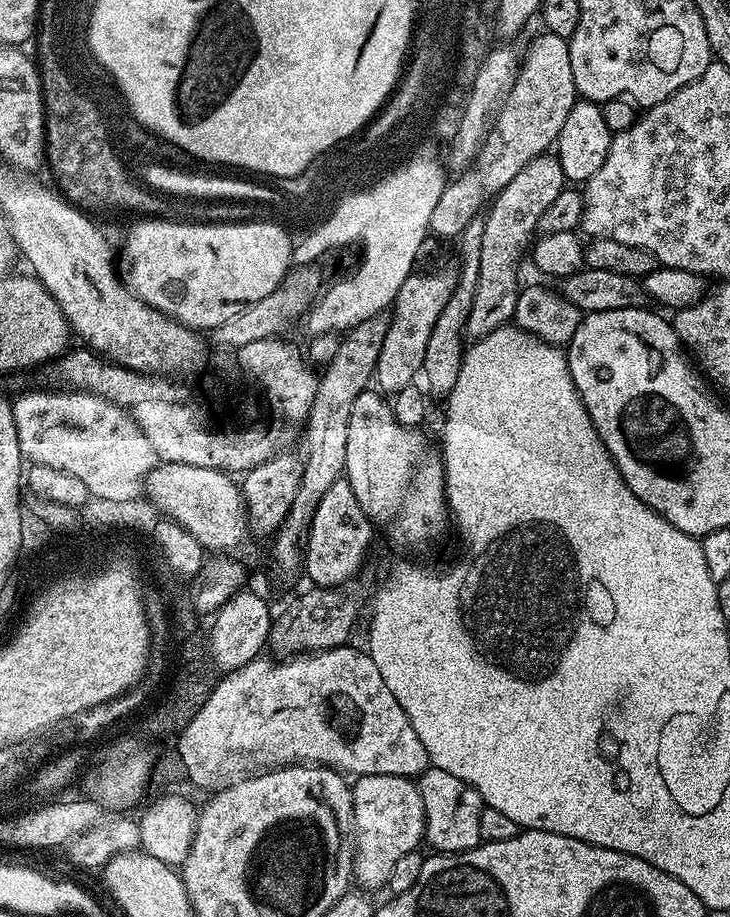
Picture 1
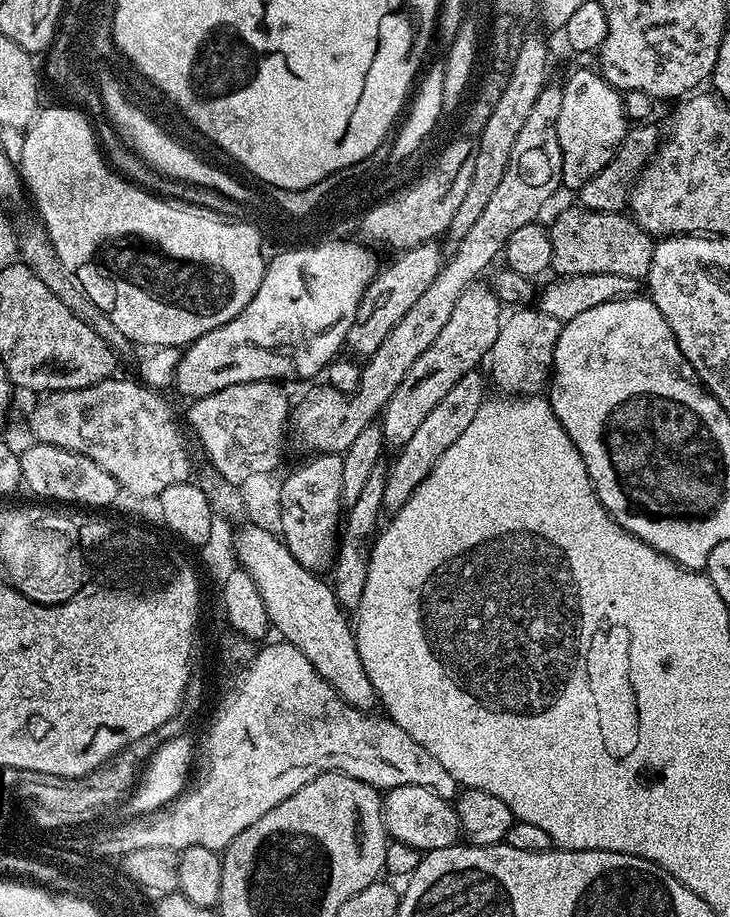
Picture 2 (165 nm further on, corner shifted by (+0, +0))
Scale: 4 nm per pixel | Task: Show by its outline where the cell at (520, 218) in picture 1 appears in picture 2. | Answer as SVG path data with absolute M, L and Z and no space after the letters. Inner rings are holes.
M484 282L472 283L462 298L454 302L454 310L446 326L442 326L442 334L438 334L438 338L434 338L434 342L422 350L422 358L410 366L409 372L383 408L385 445L392 447L393 444L393 449L399 450L406 442L410 442L414 430L418 430L426 414L430 414L430 410L434 410L439 400L454 387L454 382L458 382L462 374L473 371L477 367L476 363L491 353L502 323L502 305L491 287L487 283L480 283Z

